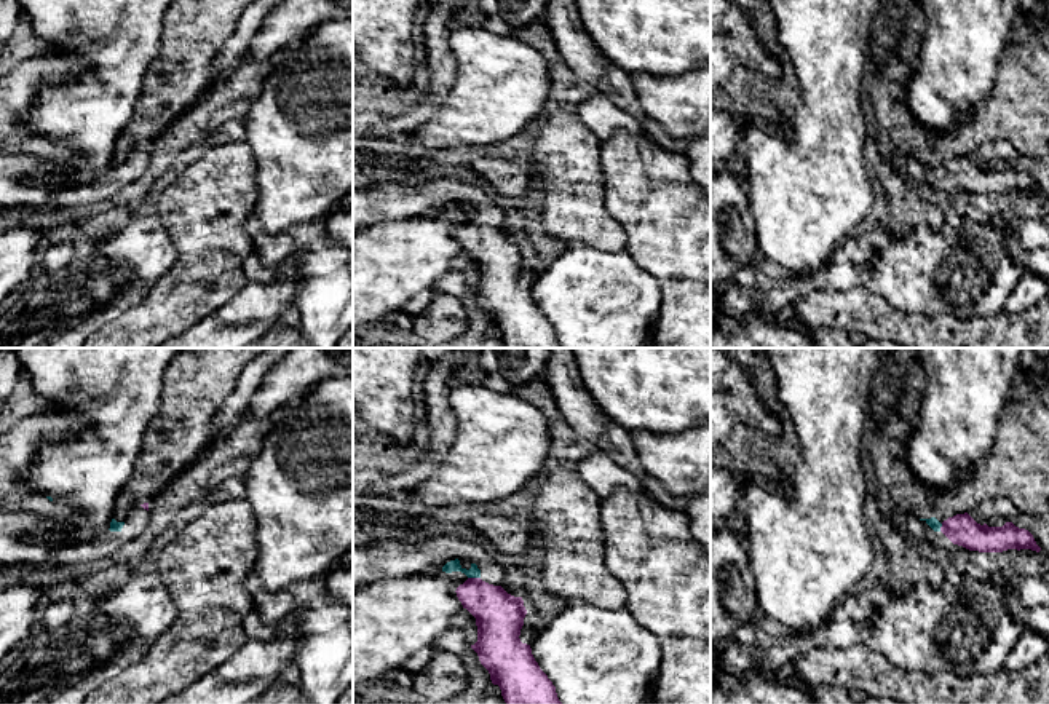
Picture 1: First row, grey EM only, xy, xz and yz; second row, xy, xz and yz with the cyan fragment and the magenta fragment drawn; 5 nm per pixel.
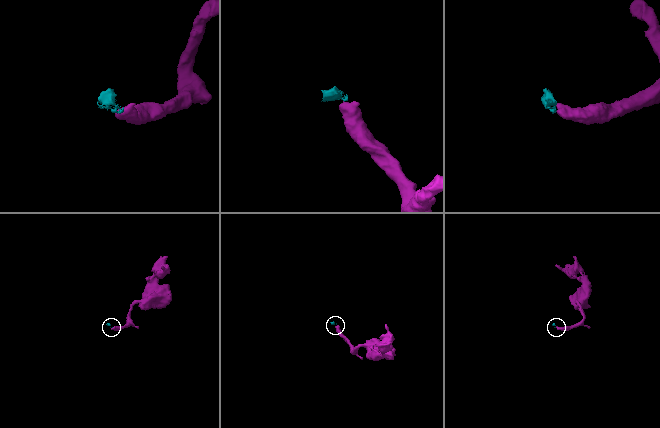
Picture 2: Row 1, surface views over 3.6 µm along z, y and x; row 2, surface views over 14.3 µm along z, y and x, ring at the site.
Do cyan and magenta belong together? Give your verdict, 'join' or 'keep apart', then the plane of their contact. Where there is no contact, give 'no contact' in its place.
keep apart; meets cyan in xz

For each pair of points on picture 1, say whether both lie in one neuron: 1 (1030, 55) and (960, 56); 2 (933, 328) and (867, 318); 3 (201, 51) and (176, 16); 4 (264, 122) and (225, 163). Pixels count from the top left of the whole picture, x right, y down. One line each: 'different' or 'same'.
1: different
2: same
3: same
4: different

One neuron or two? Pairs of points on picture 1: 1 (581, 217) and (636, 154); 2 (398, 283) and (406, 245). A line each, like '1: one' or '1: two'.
1: two
2: one

